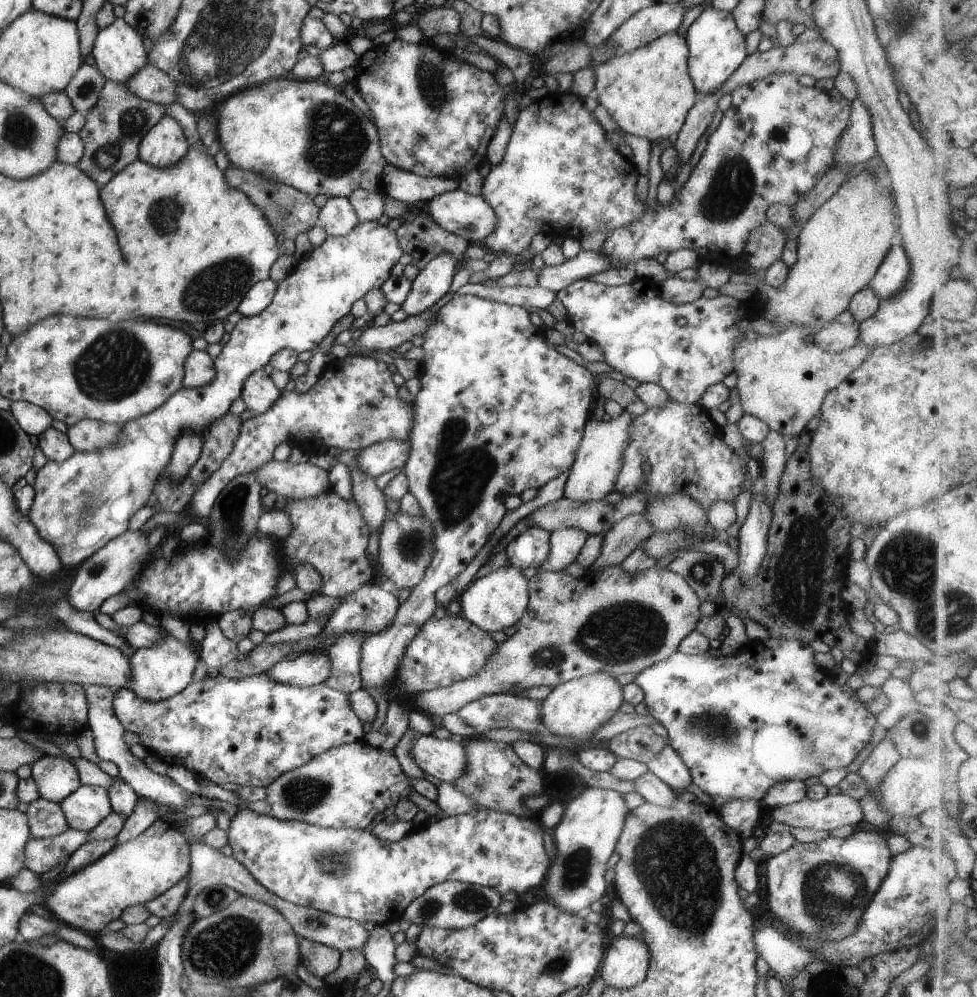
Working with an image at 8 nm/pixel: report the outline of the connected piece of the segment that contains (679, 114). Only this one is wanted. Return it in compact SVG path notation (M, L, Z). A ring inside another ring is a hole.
M673 31L672 33L662 34L635 50L622 55L611 56L601 64L593 66L591 64L591 47L579 38L571 41L567 50L548 59L543 70L545 74L551 75L557 74L557 72L572 73L585 67L591 68L595 75L594 90L597 93L598 104L602 104L606 108L608 114L625 134L639 136L639 138L653 142L657 139L675 138L684 123L686 112L697 99L697 92L688 75L687 51L685 39Z

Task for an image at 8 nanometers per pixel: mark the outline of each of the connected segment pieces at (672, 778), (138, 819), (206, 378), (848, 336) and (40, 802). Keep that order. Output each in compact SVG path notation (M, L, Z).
M668 744L645 764L650 773L657 776L675 793L685 791L685 788L692 783L685 764Z
M138 796L135 804L131 814L124 820L123 826L114 836L117 845L135 838L158 818L158 808L155 802Z
M191 349L183 363L182 386L186 389L202 387L212 381L215 369L212 358L205 351Z
M831 321L815 331L812 337L812 344L828 353L838 353L857 343L858 324L855 321L852 324Z
M37 797L24 812L27 815L28 831L34 839L52 837L69 826L59 804Z

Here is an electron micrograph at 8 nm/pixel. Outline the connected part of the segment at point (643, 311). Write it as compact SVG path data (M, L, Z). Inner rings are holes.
M637 277L628 284L606 287L588 279L579 279L568 284L555 293L556 299L565 307L565 320L574 330L585 334L587 342L596 344L603 352L603 361L611 370L621 372L626 377L634 378L640 383L658 384L672 401L690 405L697 403L703 391L719 382L732 371L732 350L743 333L735 323L749 320L760 312L761 304L741 302L727 295L717 295L677 305L660 297L659 286L651 279ZM682 316L686 322L678 326L675 318Z

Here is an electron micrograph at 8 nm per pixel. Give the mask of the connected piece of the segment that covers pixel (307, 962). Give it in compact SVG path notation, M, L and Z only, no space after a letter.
M298 938L298 947L300 964L309 974L323 980L324 976L337 968L340 959L340 952L337 949L301 938Z

